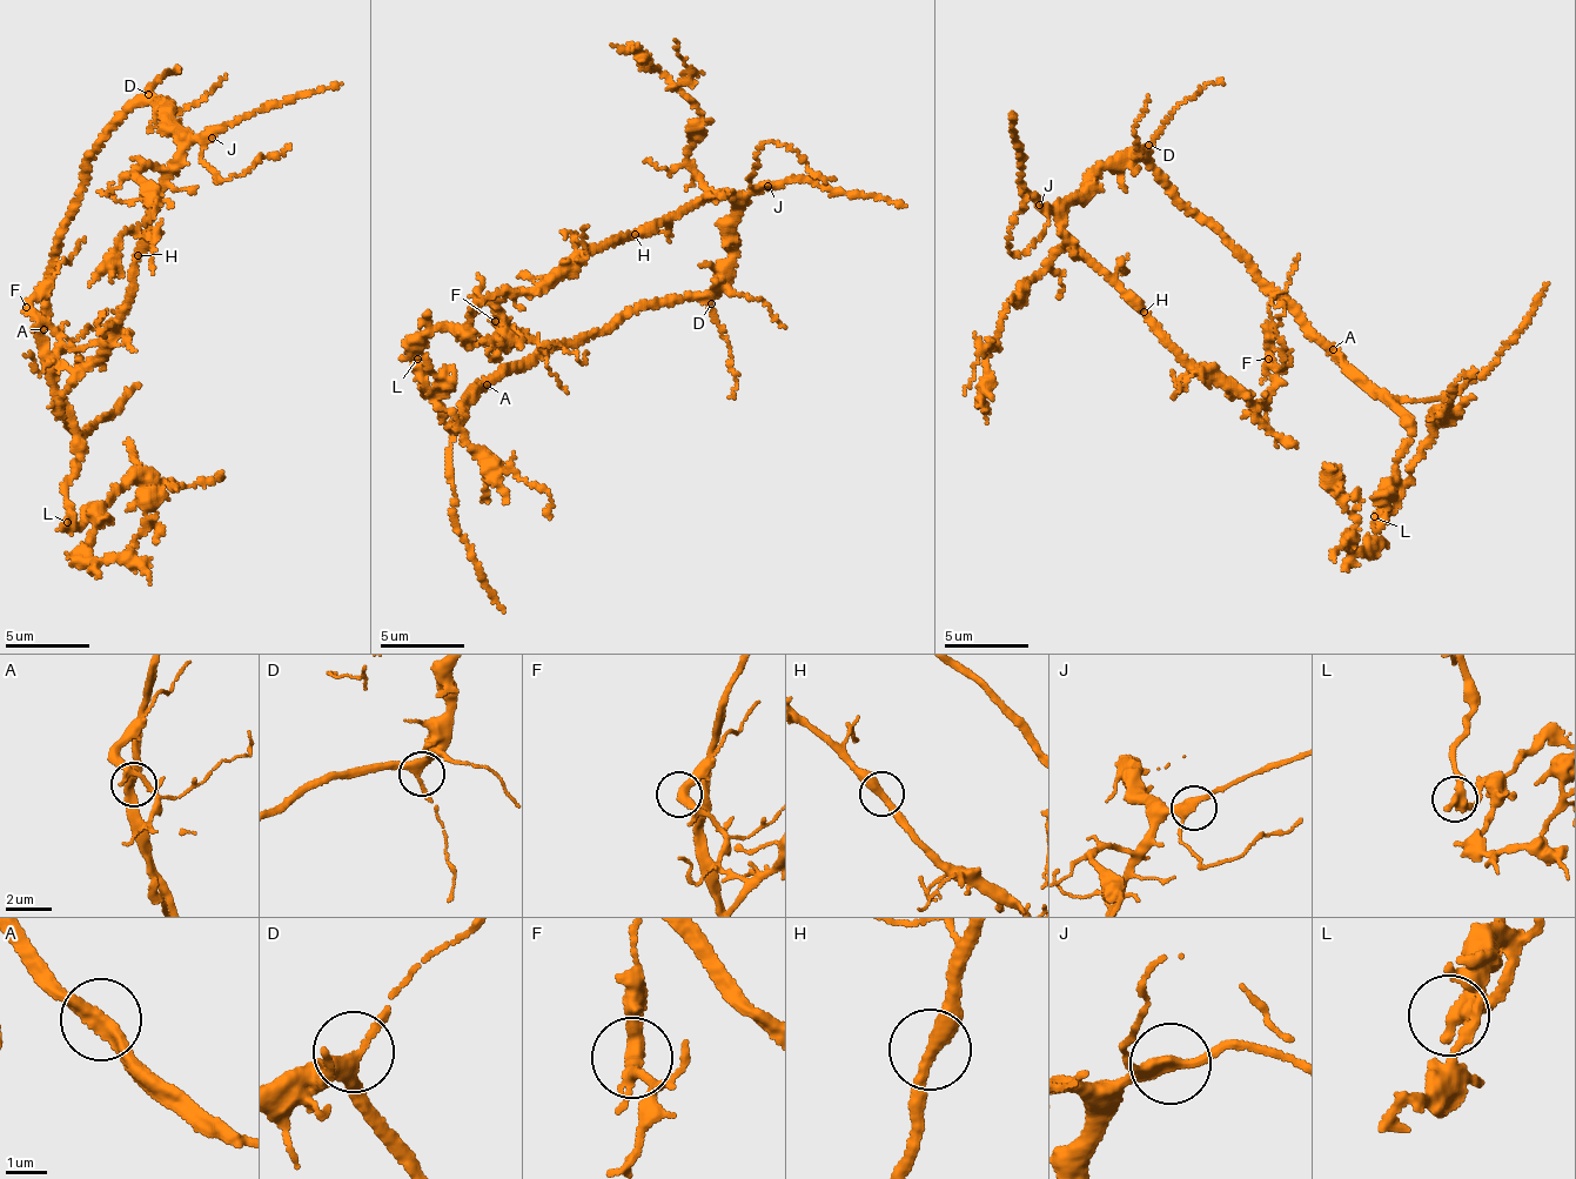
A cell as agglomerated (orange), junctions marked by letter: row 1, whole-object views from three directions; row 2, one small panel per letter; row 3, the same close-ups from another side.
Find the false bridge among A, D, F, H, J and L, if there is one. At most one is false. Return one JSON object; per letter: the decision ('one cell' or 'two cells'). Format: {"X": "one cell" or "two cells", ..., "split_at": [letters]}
{"A": "one cell", "D": "one cell", "F": "one cell", "H": "one cell", "J": "one cell", "L": "one cell", "split_at": []}

